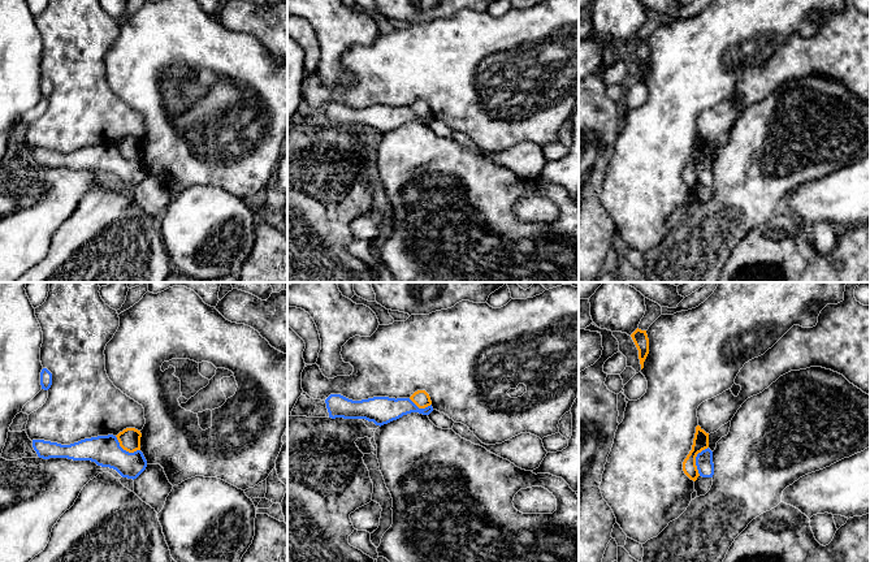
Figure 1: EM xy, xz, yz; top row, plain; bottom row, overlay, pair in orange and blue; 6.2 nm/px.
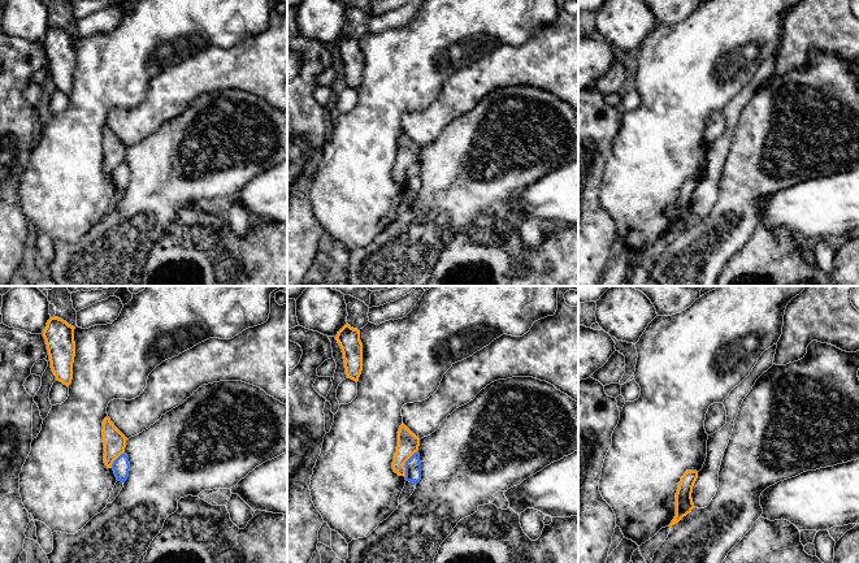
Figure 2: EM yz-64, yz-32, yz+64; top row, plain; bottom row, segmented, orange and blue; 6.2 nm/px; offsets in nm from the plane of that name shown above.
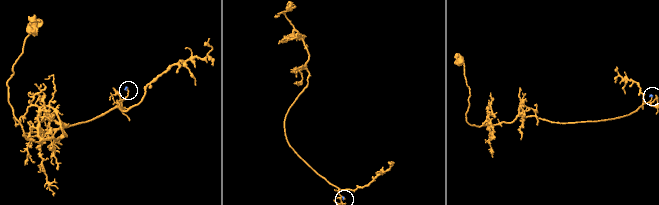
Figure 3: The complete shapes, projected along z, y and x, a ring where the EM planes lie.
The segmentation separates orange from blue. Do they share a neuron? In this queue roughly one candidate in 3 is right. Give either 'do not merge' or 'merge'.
do not merge

